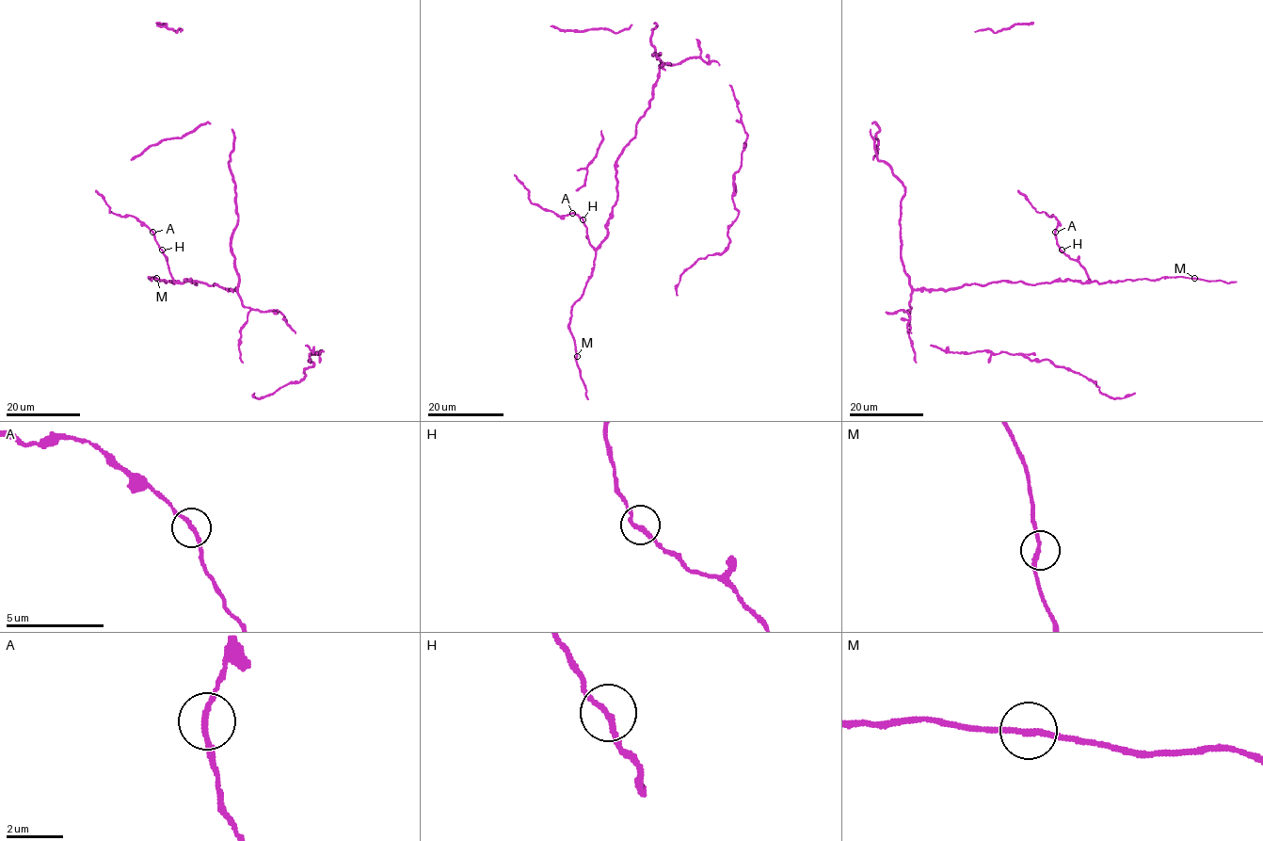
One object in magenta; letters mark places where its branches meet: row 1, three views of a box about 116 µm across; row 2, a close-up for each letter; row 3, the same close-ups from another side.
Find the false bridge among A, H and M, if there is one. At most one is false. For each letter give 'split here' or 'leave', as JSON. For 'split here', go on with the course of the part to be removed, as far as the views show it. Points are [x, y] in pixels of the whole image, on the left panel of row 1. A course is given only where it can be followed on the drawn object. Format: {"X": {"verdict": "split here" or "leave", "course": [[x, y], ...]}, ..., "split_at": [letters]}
{"A": {"verdict": "leave"}, "H": {"verdict": "leave"}, "M": {"verdict": "leave"}, "split_at": []}

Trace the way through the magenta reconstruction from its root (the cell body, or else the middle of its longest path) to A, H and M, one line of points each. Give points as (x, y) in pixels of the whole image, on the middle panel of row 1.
A: (659, 59), (649, 107), (616, 160), (617, 200), (607, 237), (596, 249), (583, 219), (573, 213)
H: (659, 59), (649, 107), (616, 160), (617, 200), (607, 237), (596, 249), (583, 219)
M: (659, 59), (649, 107), (616, 160), (617, 200), (607, 237), (571, 310), (577, 356)

